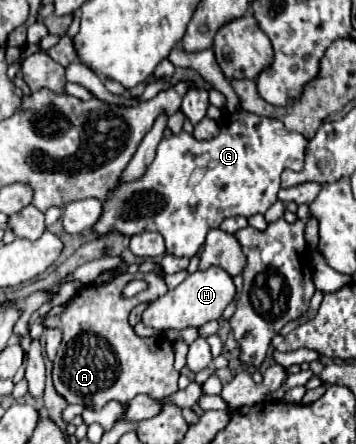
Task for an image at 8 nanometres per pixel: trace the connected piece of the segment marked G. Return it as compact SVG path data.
M240 110L240 112L234 112L234 114L228 114L224 120L222 120L222 126L220 126L220 134L212 140L196 140L192 134L186 134L186 132L180 132L178 136L170 136L170 138L164 138L160 144L158 144L158 152L156 152L156 158L154 162L148 166L148 172L136 180L136 182L128 182L128 184L118 184L108 200L104 202L104 212L100 216L100 220L96 222L96 228L92 228L98 236L106 236L108 232L120 232L120 234L126 234L126 236L134 236L138 232L144 232L144 230L154 230L154 232L160 232L166 240L166 252L168 254L176 254L176 256L196 256L206 240L206 234L212 230L212 228L218 228L222 224L224 218L230 218L230 216L254 216L254 214L264 214L276 200L278 200L278 190L280 190L280 174L290 168L290 170L302 170L304 168L304 152L306 152L306 146L308 146L308 140L298 134L298 132L290 132L284 128L284 124L280 120L272 120L272 118L258 118L256 114L252 112L246 112L246 110Z

